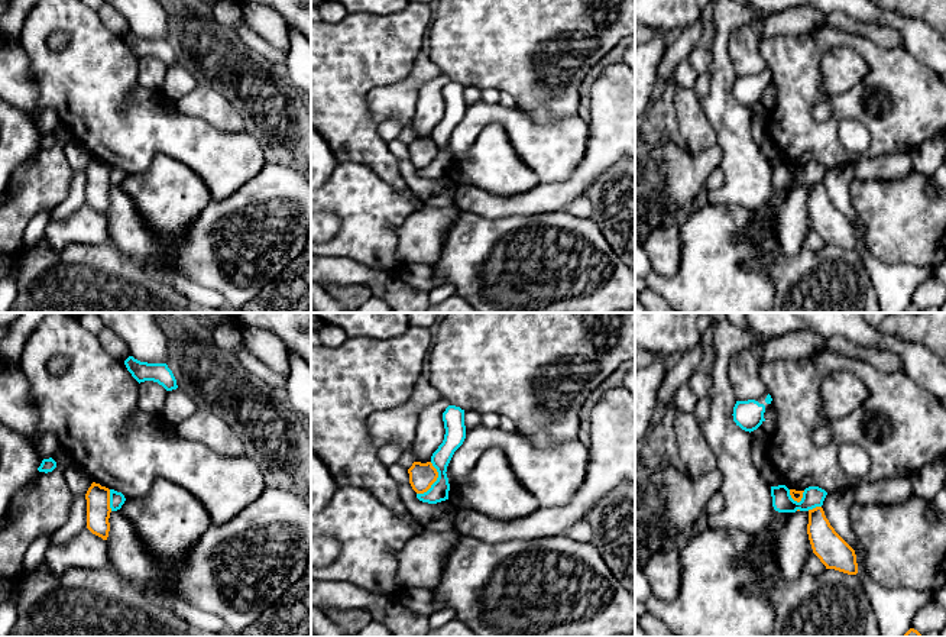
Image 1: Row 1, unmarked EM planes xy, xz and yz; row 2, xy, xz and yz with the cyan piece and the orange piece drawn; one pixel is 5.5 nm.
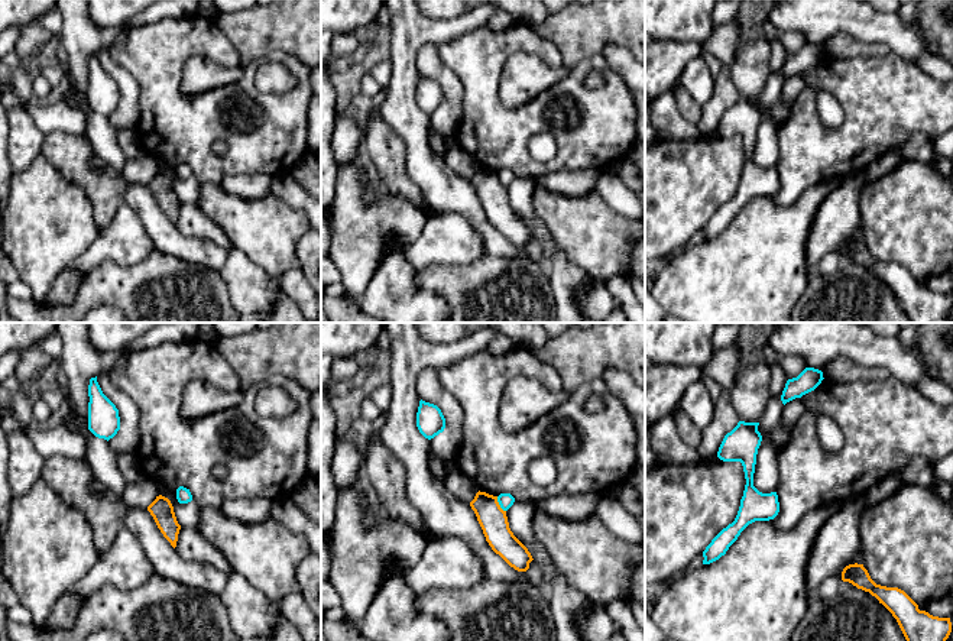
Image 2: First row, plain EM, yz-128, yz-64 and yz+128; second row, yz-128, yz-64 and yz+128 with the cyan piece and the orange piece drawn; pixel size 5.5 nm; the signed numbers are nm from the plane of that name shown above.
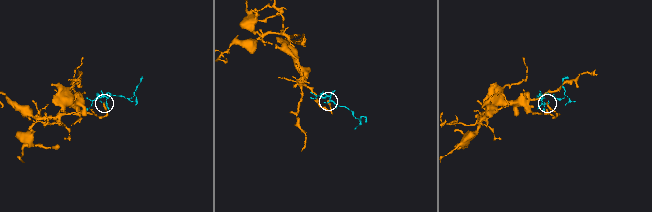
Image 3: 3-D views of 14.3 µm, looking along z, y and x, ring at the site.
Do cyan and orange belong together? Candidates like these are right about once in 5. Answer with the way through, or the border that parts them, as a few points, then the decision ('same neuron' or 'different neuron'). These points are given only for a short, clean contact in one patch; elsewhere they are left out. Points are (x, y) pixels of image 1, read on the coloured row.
along xz (431, 462), (437, 472), (437, 479), (425, 491), (417, 494) | different neuron

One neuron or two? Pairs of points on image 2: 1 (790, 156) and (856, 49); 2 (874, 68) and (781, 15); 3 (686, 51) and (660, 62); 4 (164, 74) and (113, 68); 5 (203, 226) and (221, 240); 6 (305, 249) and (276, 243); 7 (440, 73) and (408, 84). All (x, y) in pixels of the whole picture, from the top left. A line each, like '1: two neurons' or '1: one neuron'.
1: two neurons
2: two neurons
3: one neuron
4: two neurons
5: one neuron
6: two neurons
7: two neurons

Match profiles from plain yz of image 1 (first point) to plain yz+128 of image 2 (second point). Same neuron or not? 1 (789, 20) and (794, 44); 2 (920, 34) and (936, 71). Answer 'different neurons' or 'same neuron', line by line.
1: same neuron
2: different neurons

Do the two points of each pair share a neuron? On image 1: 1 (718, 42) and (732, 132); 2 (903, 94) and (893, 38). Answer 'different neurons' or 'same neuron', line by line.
1: same neuron
2: different neurons

